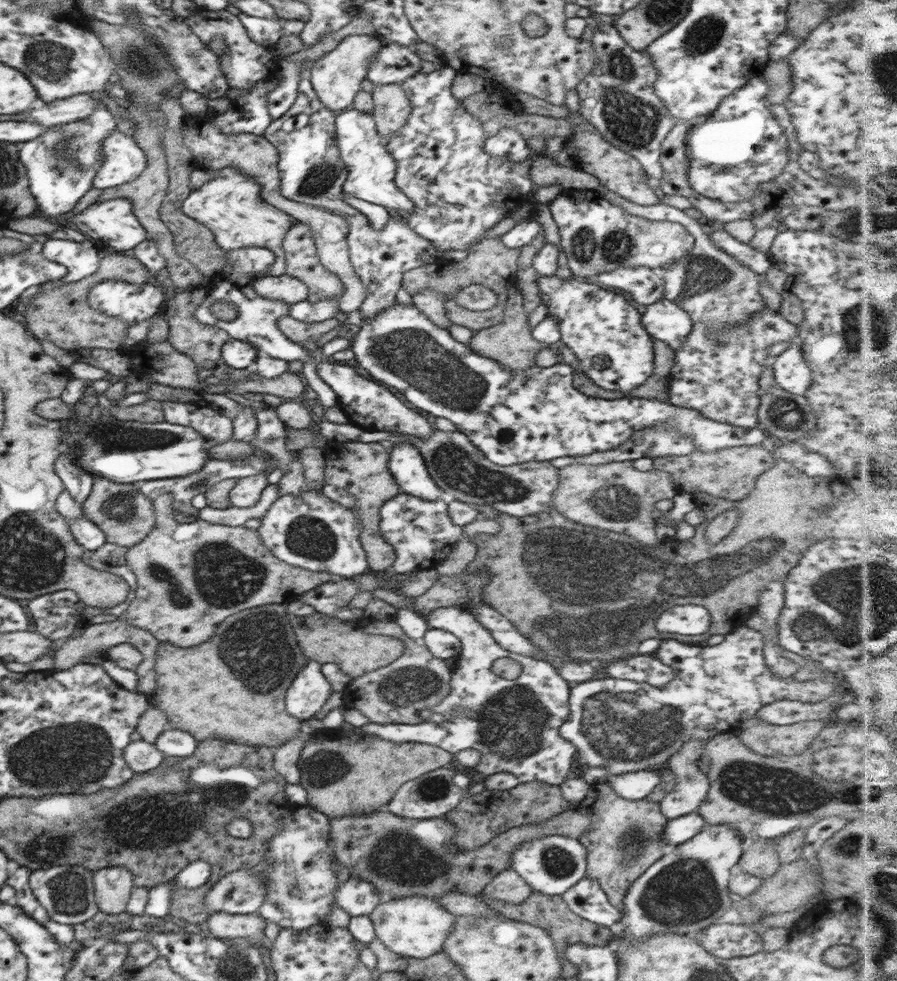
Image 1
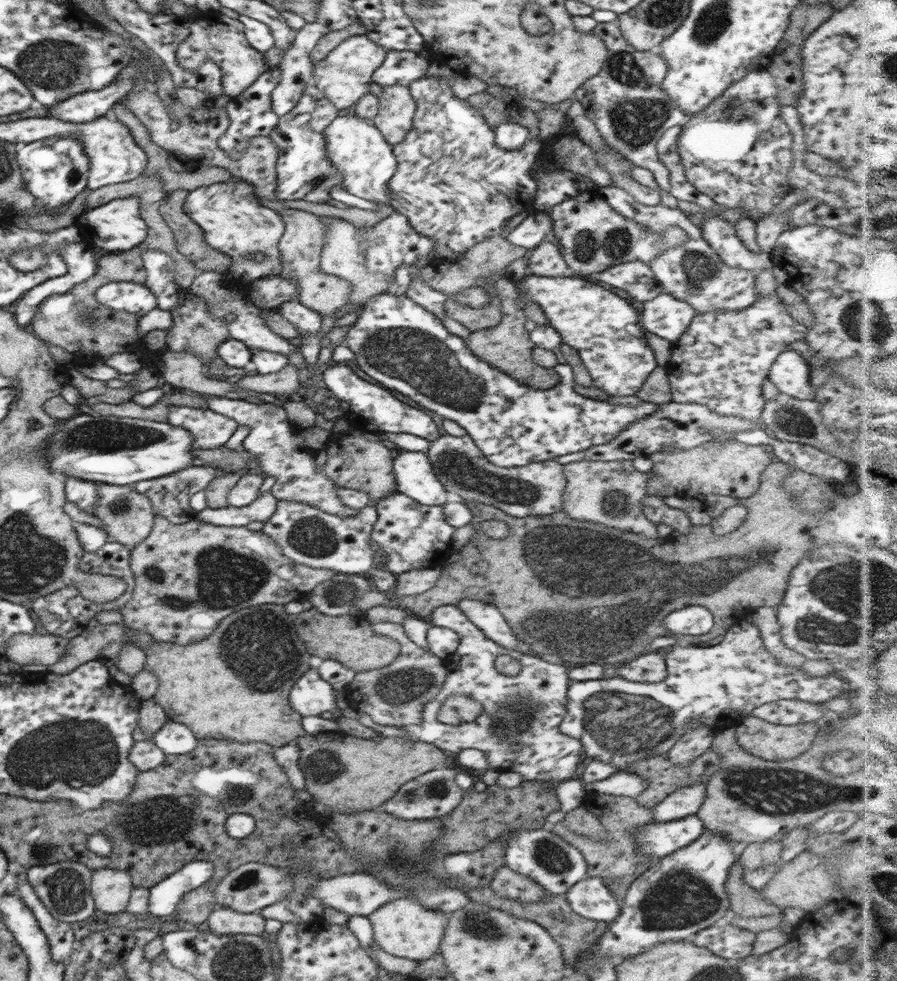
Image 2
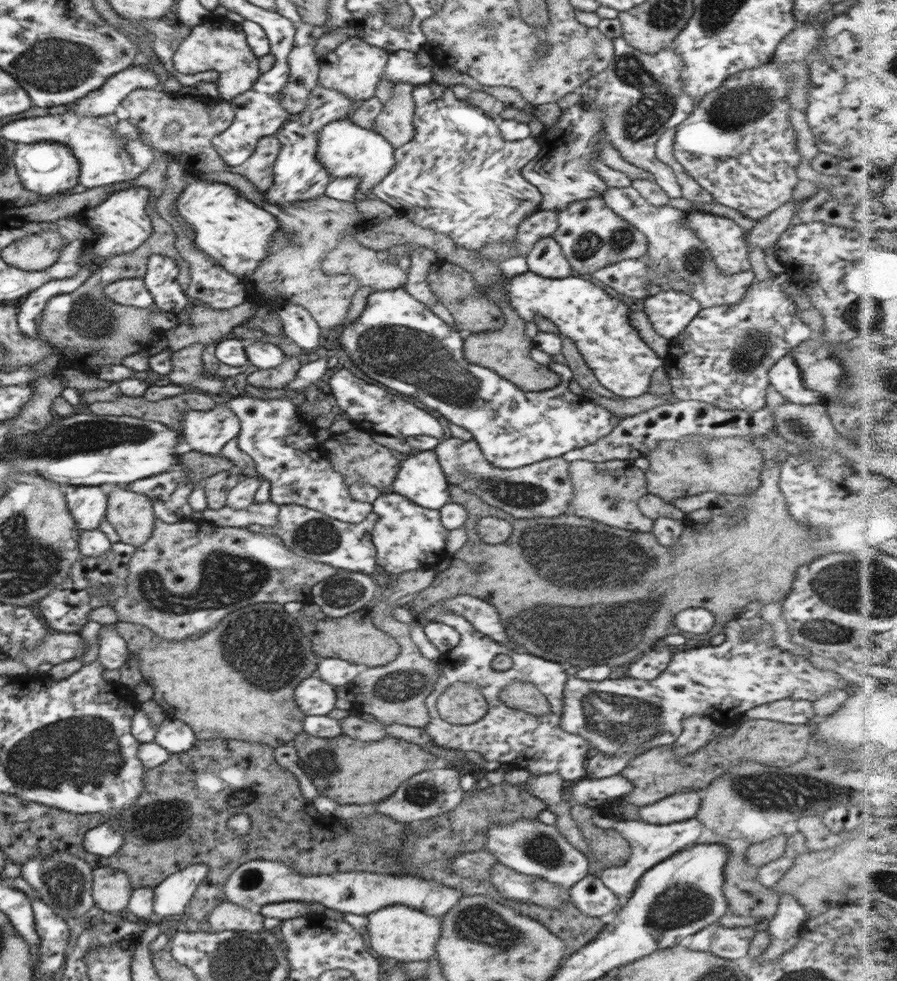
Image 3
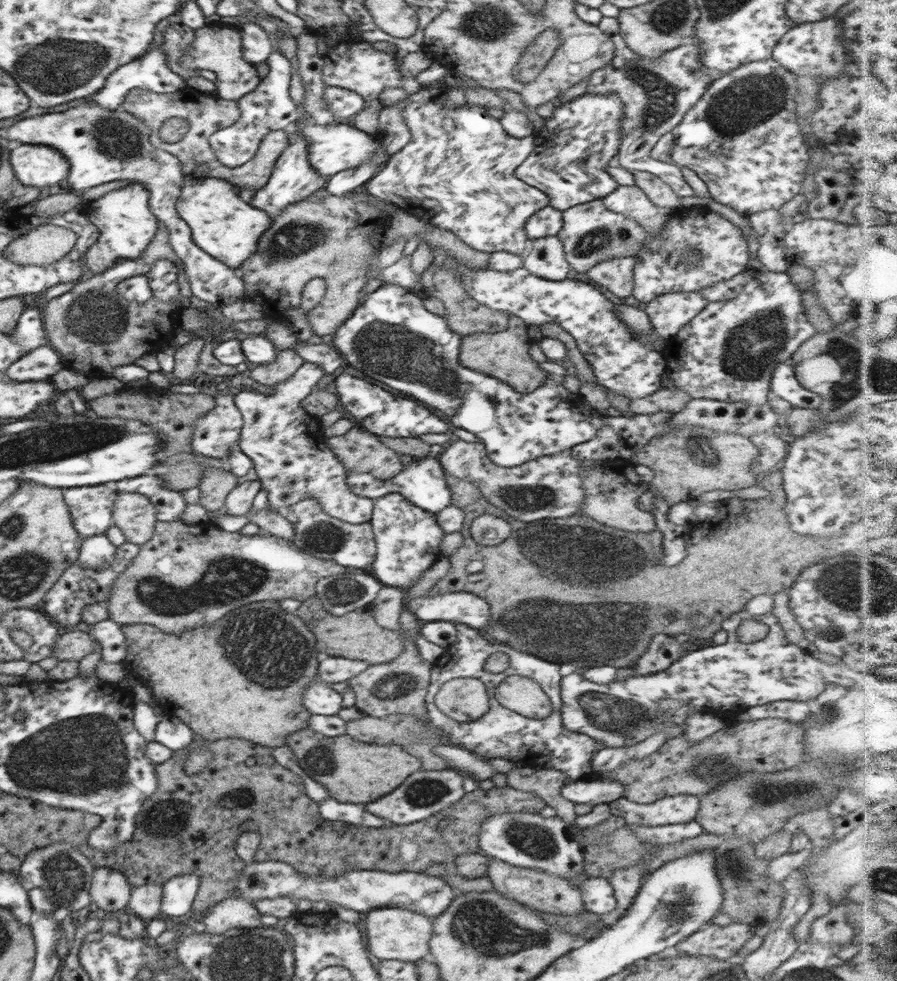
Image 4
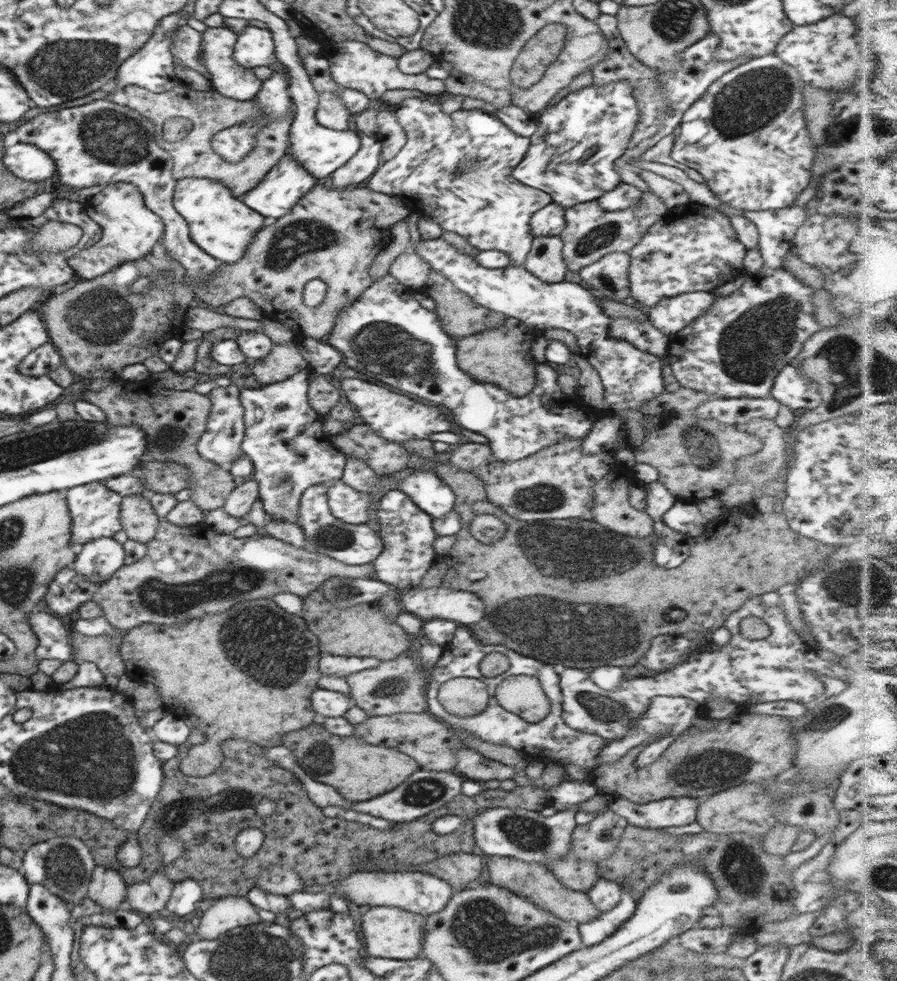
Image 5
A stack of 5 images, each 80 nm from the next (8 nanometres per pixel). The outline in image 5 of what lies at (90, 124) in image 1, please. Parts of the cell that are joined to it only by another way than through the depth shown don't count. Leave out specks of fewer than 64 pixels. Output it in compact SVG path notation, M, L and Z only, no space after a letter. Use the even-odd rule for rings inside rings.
M16 143L4 148L2 163L12 177L29 183L55 175L54 160L31 143Z

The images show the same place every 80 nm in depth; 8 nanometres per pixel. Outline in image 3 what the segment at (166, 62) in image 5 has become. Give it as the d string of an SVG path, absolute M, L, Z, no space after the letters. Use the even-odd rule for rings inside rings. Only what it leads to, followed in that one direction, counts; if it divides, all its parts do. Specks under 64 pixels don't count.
M146 64L142 67L127 67L107 78L97 90L88 92L72 103L67 103L66 112L93 117L112 114L115 106L120 104L129 92L137 88L155 89L174 94L181 86L169 74L165 80L158 80Z

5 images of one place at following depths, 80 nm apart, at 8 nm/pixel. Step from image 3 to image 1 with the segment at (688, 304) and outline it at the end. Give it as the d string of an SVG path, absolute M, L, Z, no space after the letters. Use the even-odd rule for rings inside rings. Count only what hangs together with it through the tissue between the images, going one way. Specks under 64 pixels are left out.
M665 298L647 305L640 321L650 337L664 342L673 351L682 347L686 336L692 331L689 315Z

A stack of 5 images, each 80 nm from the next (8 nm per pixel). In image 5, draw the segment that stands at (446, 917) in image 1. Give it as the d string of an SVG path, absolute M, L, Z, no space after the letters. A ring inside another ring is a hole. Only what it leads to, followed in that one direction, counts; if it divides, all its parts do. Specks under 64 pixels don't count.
M375 905L361 916L361 936L365 940L362 953L381 959L411 960L422 951L423 925L425 917L395 906Z

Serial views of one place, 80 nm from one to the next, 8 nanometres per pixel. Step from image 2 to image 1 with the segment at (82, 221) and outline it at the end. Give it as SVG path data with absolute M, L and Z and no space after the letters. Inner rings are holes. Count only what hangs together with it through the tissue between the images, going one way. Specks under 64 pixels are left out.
M111 199L101 203L92 203L69 219L69 225L77 232L87 235L88 240L97 240L117 253L129 251L141 241L146 241L146 230L139 224L127 199Z

